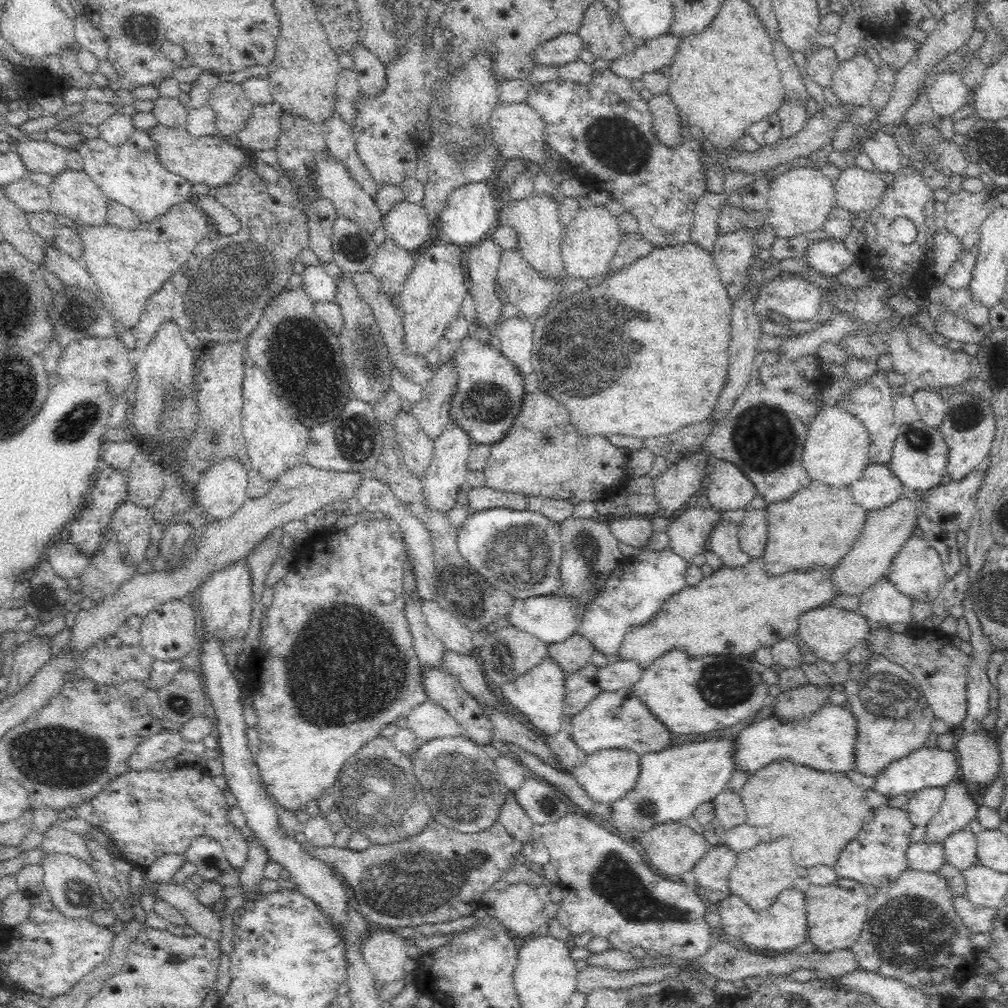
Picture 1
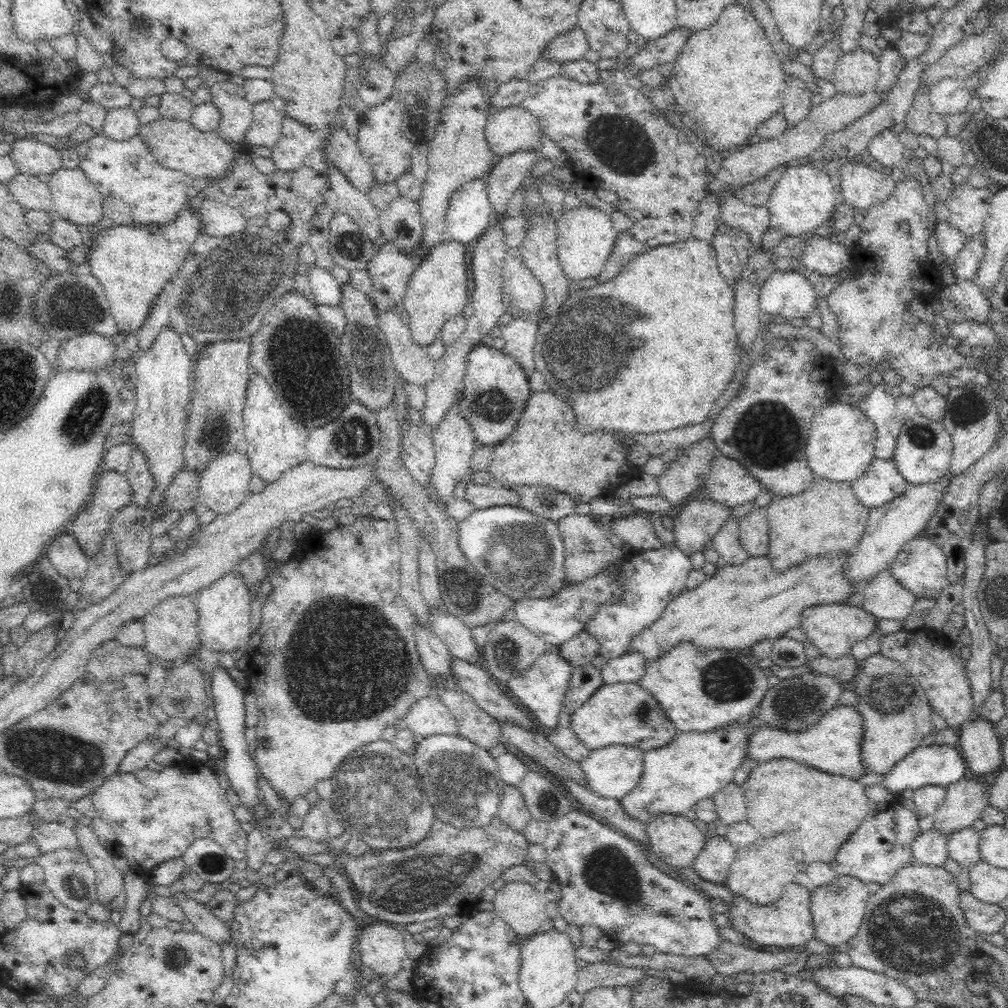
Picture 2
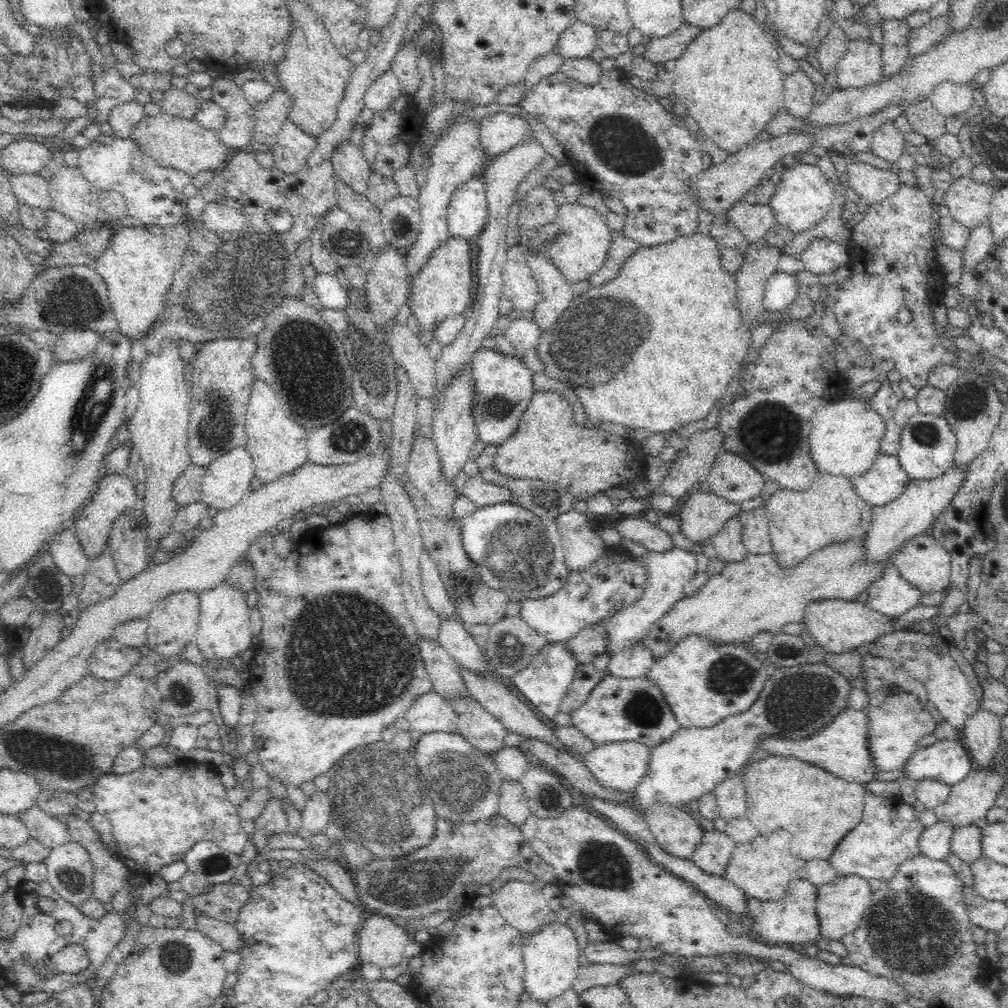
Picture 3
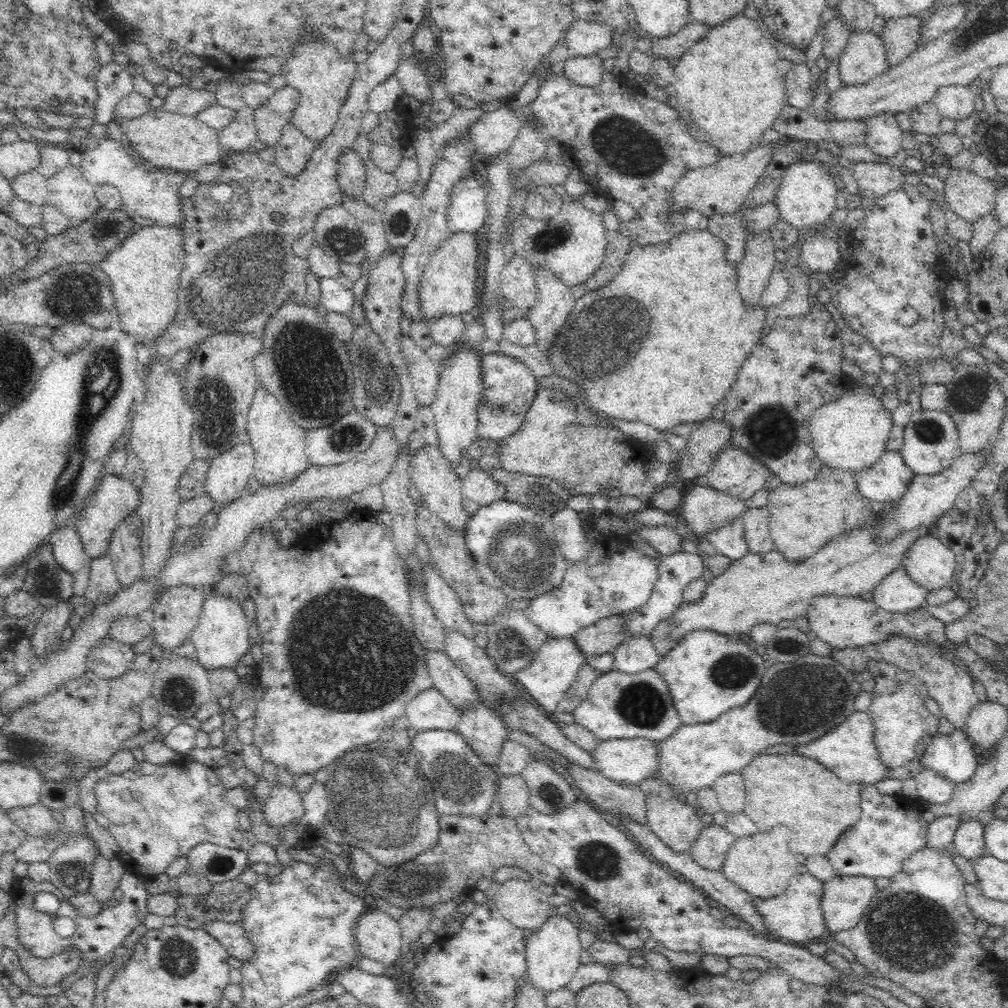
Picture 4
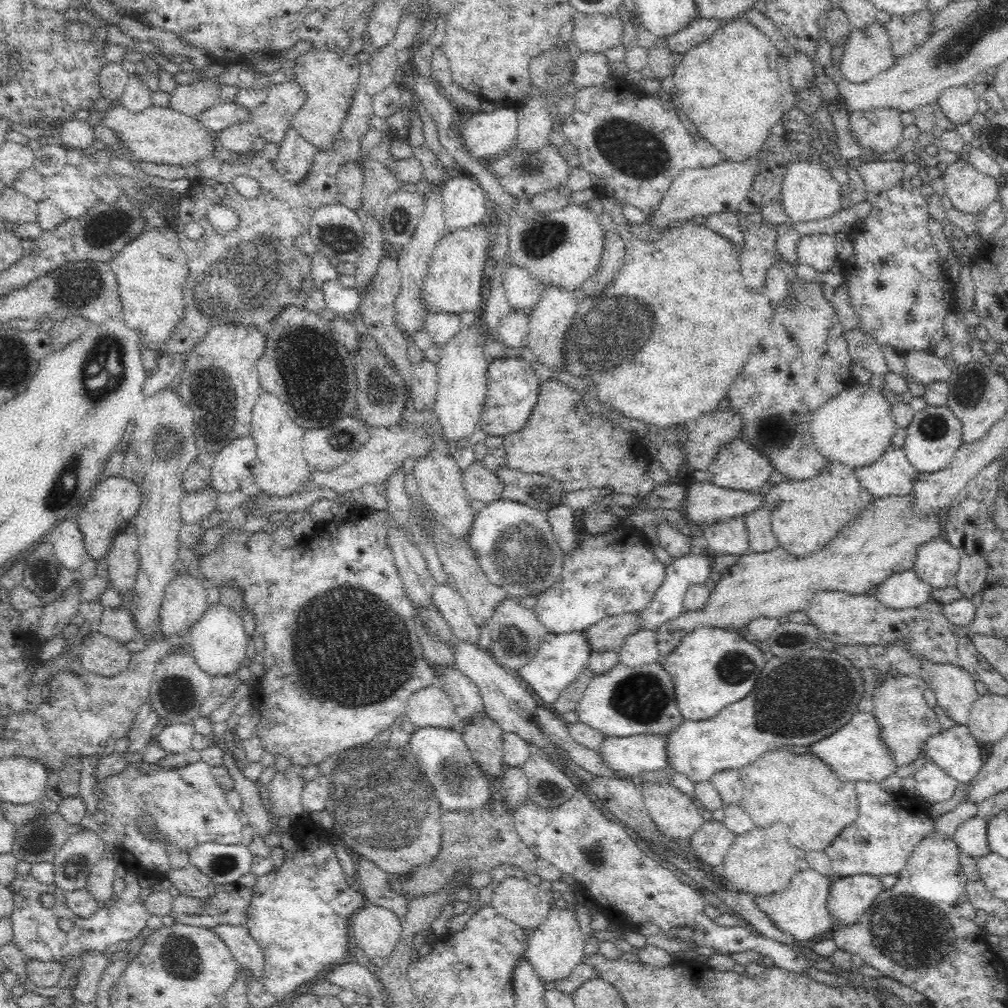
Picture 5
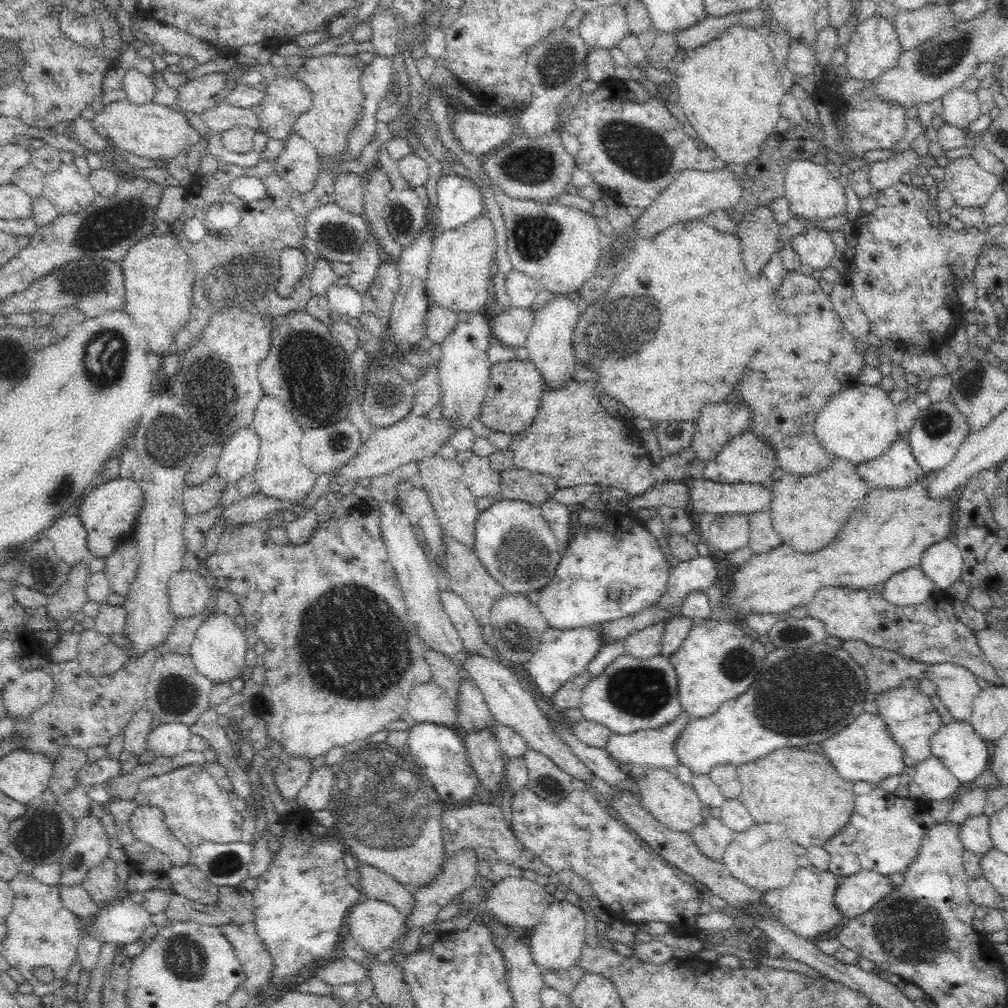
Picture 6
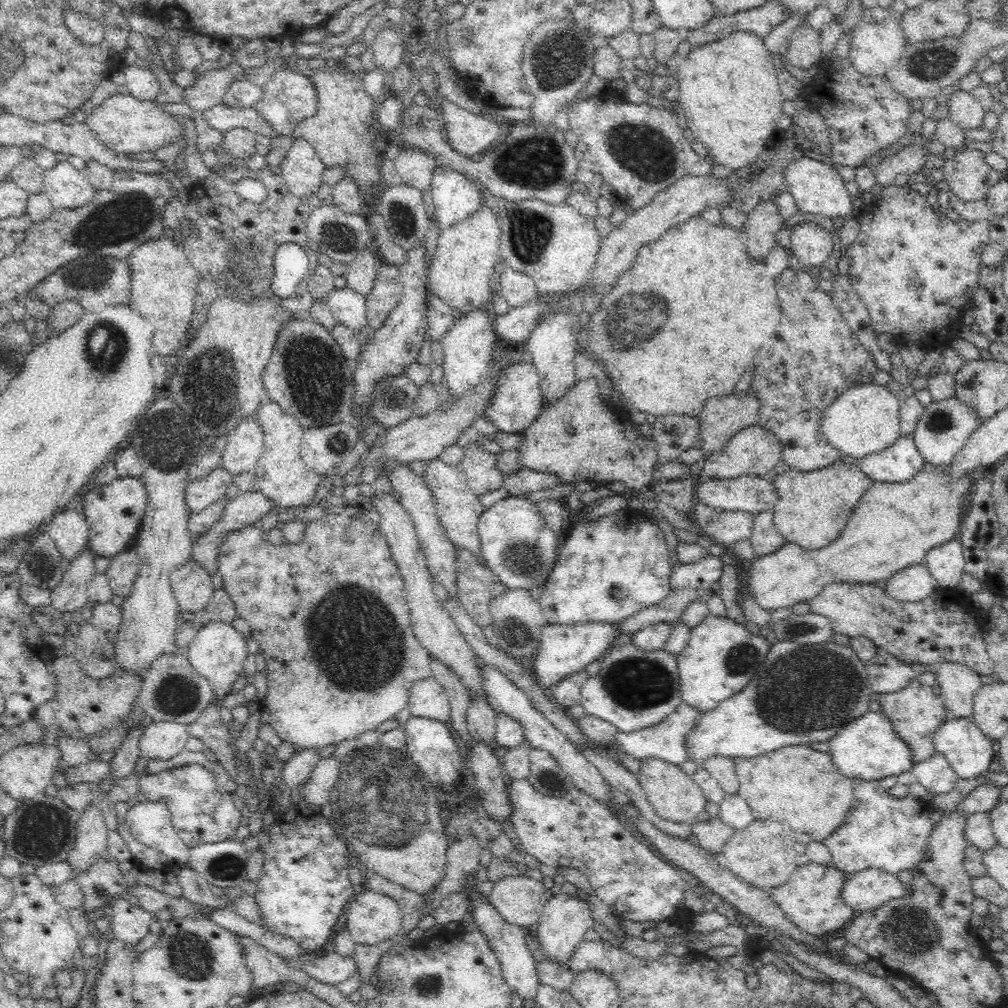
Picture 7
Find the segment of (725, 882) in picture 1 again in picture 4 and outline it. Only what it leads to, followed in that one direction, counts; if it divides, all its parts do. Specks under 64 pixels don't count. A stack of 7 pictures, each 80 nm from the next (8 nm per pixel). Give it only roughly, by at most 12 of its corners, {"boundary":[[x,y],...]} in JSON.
{"boundary":[[712,823],[689,853],[702,868],[720,871],[735,838]]}

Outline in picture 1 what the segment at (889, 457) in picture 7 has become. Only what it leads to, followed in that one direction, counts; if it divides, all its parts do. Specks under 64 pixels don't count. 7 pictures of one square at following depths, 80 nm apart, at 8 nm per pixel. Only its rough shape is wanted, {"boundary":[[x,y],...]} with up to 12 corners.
{"boundary":[[868,464],[849,487],[855,504],[882,510],[905,495],[887,464]]}

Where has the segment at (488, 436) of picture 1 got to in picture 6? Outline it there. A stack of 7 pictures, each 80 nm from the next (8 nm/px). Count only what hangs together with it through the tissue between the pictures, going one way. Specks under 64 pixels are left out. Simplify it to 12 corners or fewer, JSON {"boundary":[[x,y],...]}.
{"boundary":[[532,361],[491,364],[479,419],[511,435],[532,424],[544,386]]}

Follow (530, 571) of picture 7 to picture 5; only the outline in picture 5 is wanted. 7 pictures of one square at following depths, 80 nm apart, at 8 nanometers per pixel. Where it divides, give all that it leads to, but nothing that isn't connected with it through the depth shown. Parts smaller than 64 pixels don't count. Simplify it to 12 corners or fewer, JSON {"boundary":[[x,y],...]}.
{"boundary":[[486,504],[467,540],[508,598],[560,580],[565,554],[546,513]]}

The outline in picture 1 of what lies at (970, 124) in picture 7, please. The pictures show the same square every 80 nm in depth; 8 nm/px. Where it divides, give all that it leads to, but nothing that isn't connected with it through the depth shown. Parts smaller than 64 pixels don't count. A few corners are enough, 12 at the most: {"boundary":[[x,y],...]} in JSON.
{"boundary":[[960,73],[937,75],[927,96],[938,117],[950,117],[972,91]]}

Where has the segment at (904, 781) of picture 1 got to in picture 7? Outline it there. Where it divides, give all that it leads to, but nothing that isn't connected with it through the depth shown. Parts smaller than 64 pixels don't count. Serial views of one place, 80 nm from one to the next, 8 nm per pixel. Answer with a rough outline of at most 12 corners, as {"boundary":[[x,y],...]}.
{"boundary":[[948,717],[933,735],[959,779],[982,775],[995,740],[971,718]]}

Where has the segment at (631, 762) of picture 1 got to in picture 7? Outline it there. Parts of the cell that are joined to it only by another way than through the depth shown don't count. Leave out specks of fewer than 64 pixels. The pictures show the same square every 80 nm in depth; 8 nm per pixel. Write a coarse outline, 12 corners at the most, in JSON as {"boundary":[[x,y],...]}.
{"boundary":[[680,703],[668,718],[612,747],[638,759],[686,762],[684,738],[700,711]]}

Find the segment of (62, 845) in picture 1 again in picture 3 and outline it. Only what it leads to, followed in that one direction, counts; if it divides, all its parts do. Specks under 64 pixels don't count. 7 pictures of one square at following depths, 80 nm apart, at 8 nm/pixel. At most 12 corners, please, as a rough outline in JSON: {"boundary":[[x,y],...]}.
{"boundary":[[38,805],[17,816],[50,850],[72,841],[67,823]]}

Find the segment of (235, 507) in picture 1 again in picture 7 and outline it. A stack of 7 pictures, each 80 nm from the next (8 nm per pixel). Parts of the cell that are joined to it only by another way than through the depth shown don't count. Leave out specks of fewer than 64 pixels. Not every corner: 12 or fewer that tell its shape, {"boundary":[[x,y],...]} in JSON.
{"boundary":[[255,415],[227,436],[220,468],[254,471],[263,438]]}

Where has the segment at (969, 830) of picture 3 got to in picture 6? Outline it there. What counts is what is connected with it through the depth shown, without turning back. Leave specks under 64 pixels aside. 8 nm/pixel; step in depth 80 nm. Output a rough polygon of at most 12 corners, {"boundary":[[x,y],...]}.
{"boundary":[[983,813],[959,825],[964,850],[992,849],[989,819]]}

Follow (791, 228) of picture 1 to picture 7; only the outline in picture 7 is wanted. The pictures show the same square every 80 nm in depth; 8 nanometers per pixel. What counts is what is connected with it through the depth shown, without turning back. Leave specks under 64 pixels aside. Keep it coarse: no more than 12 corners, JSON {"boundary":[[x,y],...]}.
{"boundary":[[802,157],[786,165],[787,191],[800,212],[851,214],[836,168]]}

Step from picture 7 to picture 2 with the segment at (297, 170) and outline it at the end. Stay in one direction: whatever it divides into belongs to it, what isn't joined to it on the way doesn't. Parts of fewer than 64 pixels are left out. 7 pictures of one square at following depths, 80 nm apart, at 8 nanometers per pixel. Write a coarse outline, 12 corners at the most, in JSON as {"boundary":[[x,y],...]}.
{"boundary":[[286,115],[271,148],[277,170],[298,170],[325,130]]}

